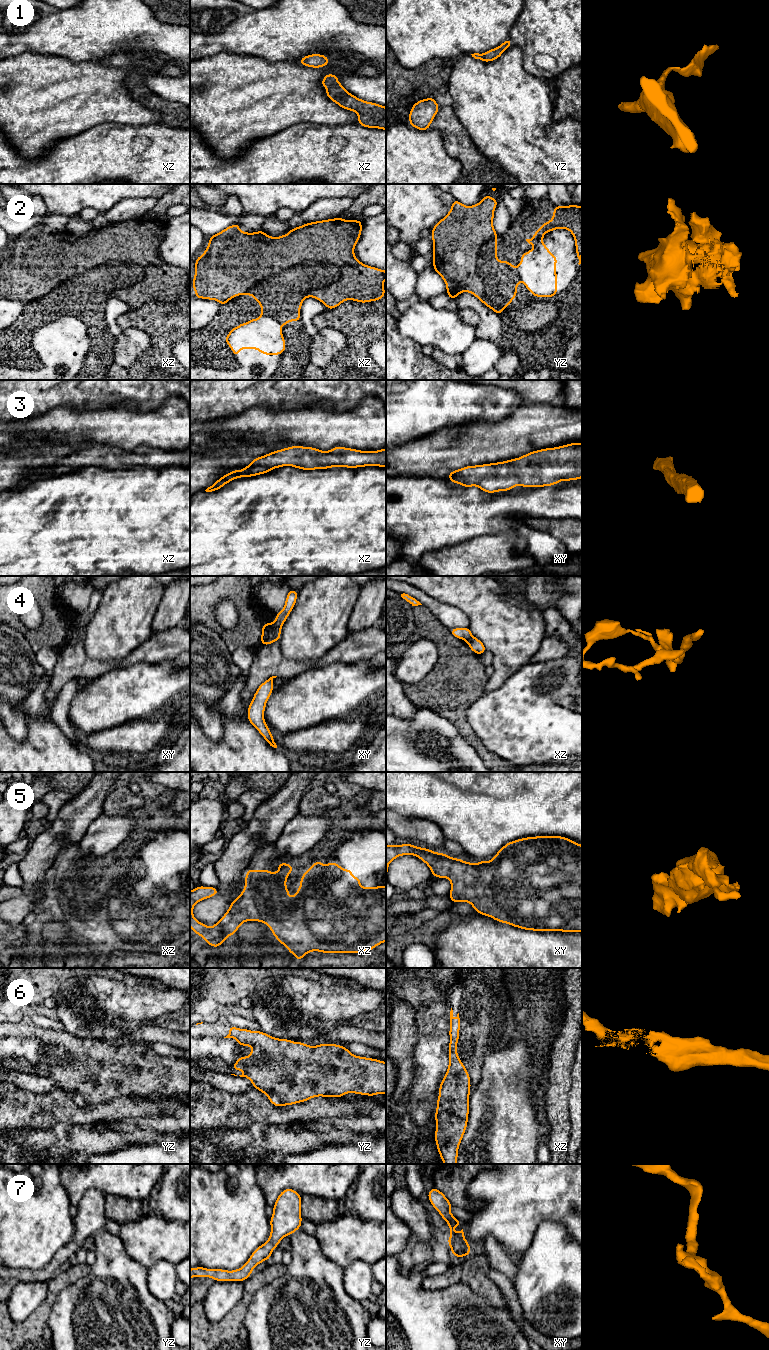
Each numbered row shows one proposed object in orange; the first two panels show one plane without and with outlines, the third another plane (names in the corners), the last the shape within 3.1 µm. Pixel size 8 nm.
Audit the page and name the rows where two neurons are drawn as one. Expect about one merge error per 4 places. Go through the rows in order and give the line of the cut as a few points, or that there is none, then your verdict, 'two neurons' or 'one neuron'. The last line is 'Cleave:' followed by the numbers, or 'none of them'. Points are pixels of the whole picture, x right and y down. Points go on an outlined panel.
1: cut none; one neuron
2: cut none; one neuron
3: cut none; one neuron
4: cut xy (271, 624), (275, 640); two neurons
5: cut none; one neuron
6: cut none; one neuron
7: cut none; one neuron
Cleave: 4

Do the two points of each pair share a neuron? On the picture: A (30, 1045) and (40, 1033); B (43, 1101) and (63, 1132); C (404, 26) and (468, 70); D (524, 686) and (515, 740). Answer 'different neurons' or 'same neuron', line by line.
A: different neurons
B: different neurons
C: different neurons
D: same neuron

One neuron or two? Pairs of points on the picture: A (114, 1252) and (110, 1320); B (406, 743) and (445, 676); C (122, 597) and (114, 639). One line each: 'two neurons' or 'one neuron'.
A: one neuron
B: two neurons
C: one neuron

